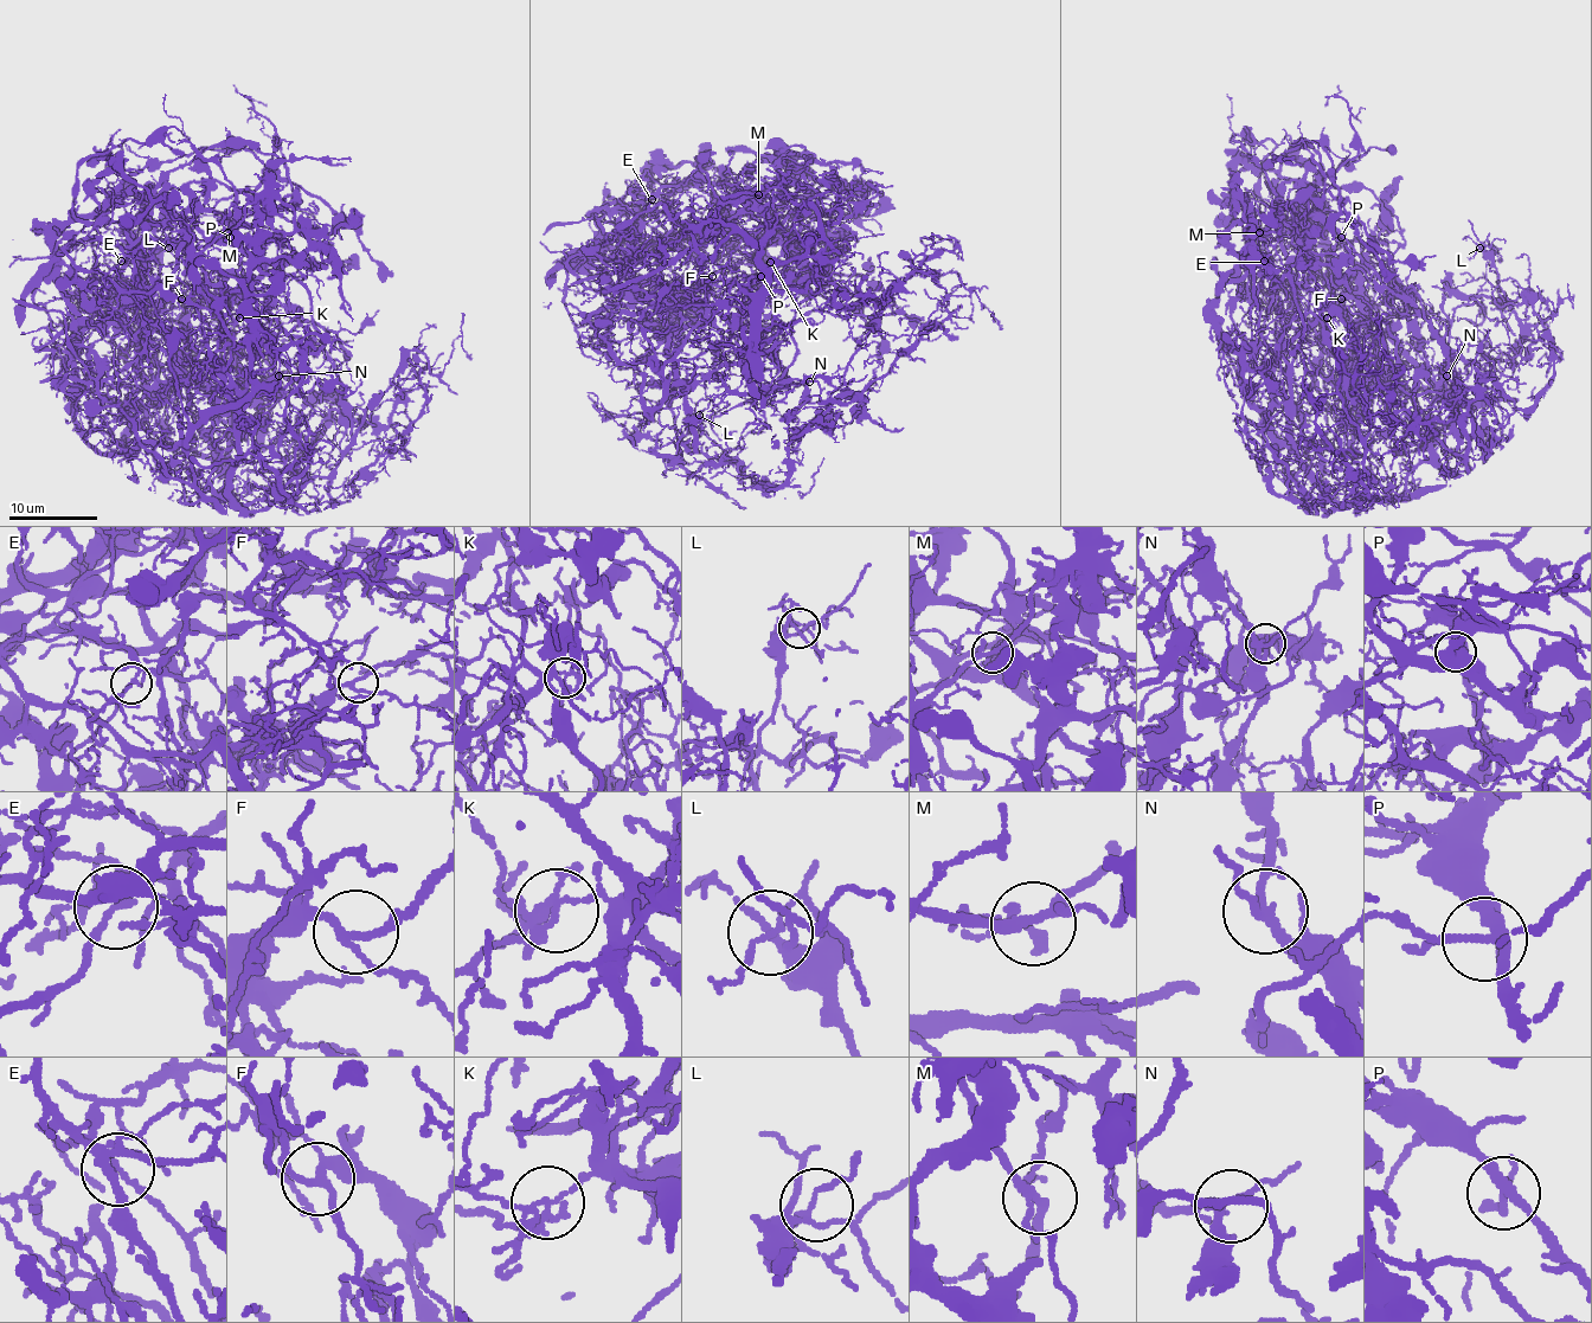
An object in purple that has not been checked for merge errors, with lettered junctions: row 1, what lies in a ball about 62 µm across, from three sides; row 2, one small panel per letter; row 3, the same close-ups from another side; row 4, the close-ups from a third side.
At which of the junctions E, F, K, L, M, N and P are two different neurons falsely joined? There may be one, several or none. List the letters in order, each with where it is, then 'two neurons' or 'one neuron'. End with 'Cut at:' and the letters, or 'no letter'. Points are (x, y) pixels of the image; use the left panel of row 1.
E: (121, 261) | two neurons
F: (181, 299) | one neuron
K: (239, 318) | two neurons
L: (168, 248) | one neuron
M: (228, 232) | one neuron
N: (278, 376) | one neuron
P: (230, 237) | one neuron
Cut at: E, K

